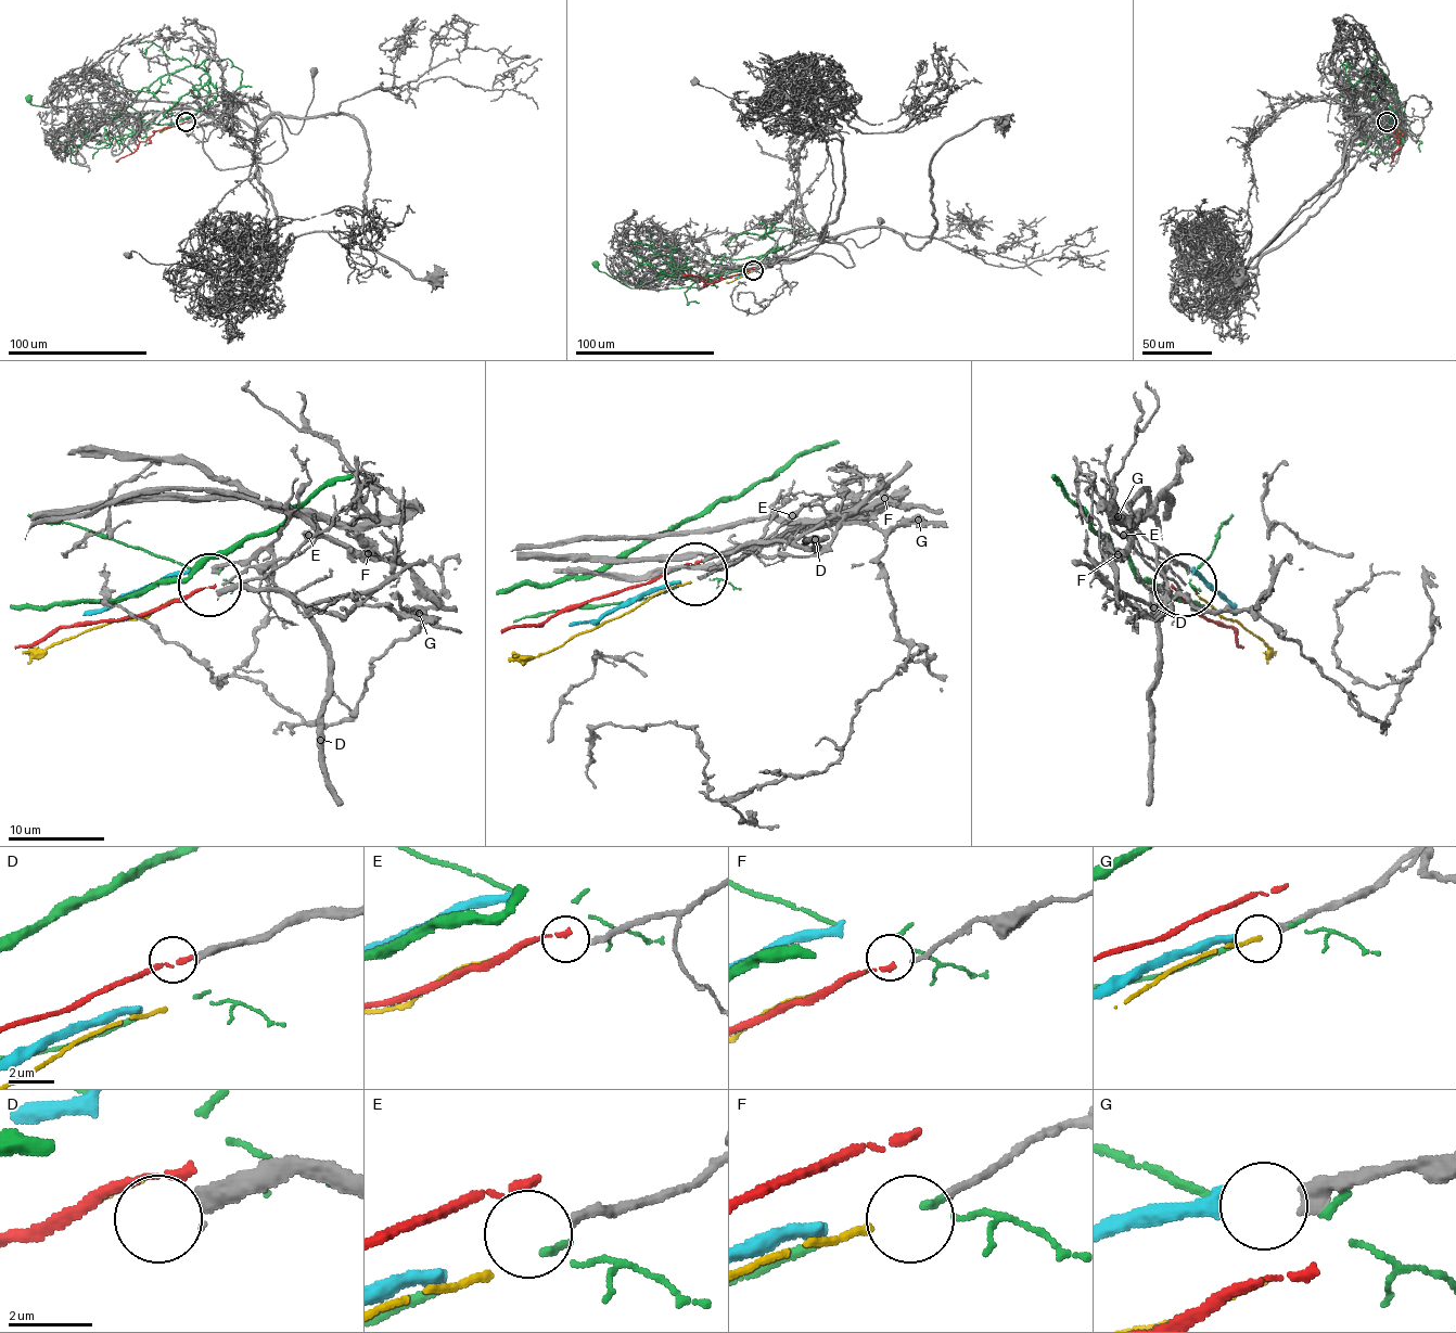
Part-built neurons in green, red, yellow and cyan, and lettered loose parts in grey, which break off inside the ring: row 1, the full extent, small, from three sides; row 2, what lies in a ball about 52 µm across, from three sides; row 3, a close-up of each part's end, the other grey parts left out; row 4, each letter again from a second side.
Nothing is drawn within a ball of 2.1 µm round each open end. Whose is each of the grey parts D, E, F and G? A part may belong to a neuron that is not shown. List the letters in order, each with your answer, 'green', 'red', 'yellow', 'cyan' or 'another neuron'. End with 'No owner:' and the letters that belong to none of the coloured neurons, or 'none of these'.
D: another neuron
E: another neuron
F: yellow
G: cyan
No owner: D, E

